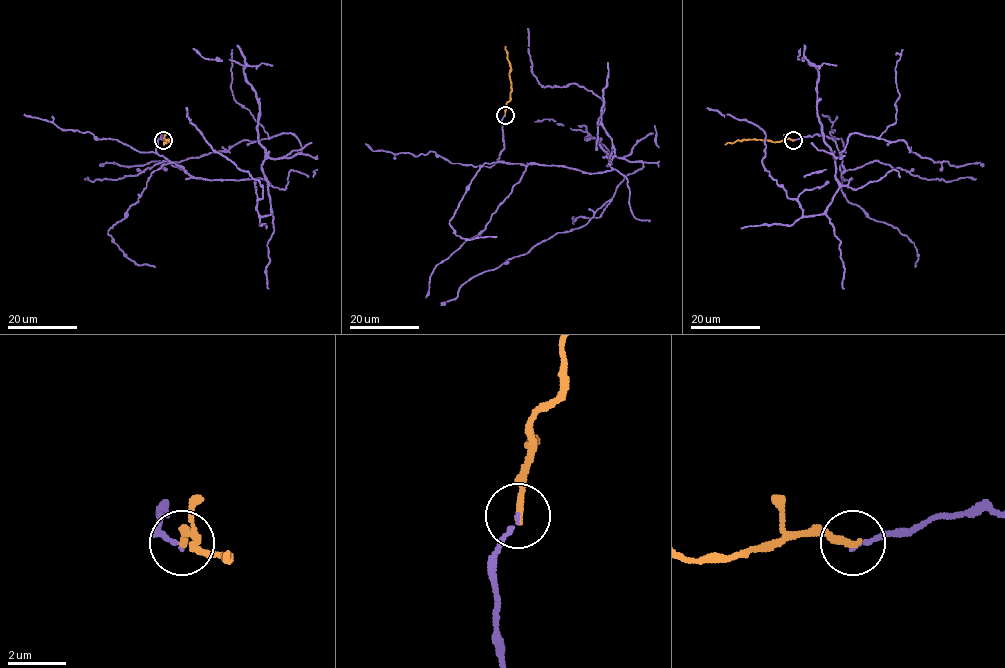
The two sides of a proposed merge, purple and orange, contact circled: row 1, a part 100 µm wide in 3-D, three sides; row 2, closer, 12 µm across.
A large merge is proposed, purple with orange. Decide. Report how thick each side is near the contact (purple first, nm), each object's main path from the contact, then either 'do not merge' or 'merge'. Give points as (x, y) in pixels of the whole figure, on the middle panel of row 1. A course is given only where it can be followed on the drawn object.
calibres 120 and 260 nm; course purple (504, 114), (500, 162), (601, 173), (608, 156), (643, 167), (586, 224), (473, 276), (441, 305); course orange (504, 114), (511, 82), (510, 64), (504, 46); merge

